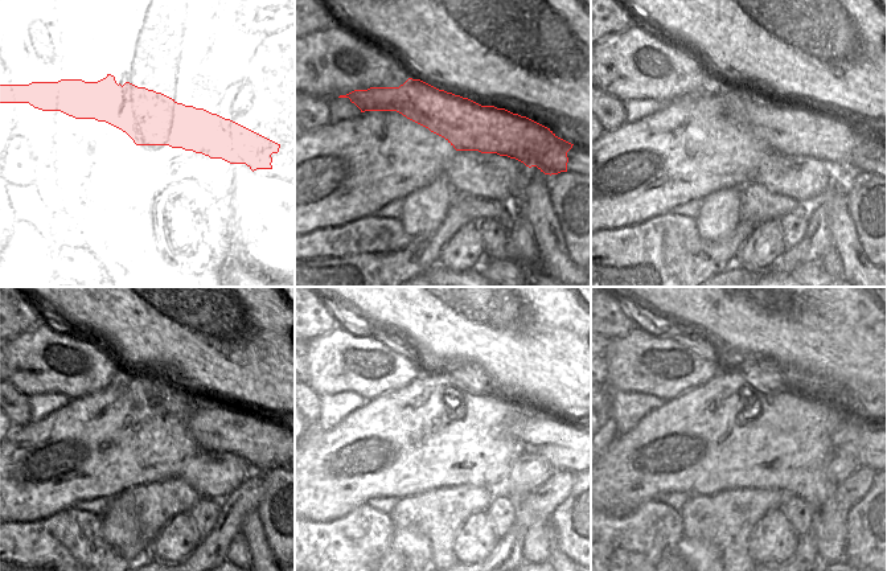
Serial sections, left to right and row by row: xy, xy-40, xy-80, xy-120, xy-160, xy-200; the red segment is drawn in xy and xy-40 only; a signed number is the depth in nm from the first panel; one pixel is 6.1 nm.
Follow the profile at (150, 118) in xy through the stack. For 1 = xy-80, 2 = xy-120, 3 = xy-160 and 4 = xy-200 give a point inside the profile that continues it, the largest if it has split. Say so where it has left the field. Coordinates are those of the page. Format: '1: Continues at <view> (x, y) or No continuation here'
1: Continues at xy-80 (793, 130)
2: Continues at xy-120 (263, 444)
3: Continues at xy-160 (563, 444)
4: Continues at xy-200 (855, 438).

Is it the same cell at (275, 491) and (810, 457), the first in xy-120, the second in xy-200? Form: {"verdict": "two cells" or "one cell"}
{"verdict": "two cells"}

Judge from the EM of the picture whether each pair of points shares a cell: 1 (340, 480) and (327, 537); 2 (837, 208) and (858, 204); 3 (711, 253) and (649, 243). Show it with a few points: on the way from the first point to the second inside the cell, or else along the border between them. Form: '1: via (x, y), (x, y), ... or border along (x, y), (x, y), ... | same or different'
1: border along (358, 505), (332, 520), (308, 521) | different
2: border along (844, 185), (846, 209), (858, 235) | different
3: via (695, 253), (665, 253) | same

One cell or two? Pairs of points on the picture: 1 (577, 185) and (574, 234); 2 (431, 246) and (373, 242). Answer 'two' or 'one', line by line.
1: one
2: one

